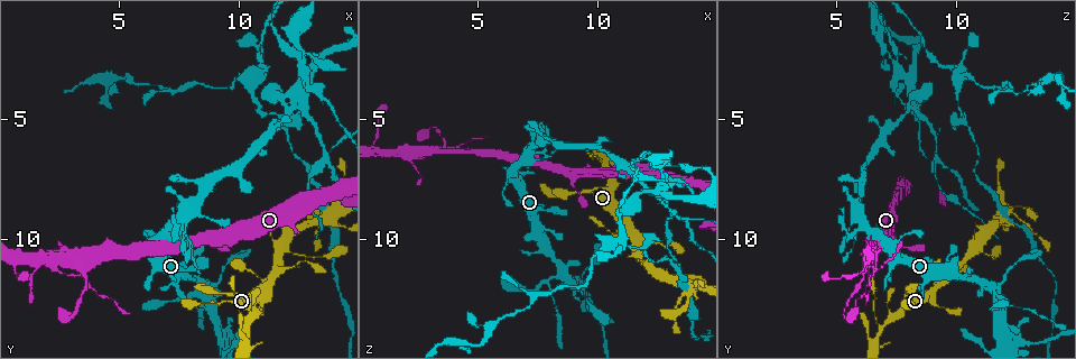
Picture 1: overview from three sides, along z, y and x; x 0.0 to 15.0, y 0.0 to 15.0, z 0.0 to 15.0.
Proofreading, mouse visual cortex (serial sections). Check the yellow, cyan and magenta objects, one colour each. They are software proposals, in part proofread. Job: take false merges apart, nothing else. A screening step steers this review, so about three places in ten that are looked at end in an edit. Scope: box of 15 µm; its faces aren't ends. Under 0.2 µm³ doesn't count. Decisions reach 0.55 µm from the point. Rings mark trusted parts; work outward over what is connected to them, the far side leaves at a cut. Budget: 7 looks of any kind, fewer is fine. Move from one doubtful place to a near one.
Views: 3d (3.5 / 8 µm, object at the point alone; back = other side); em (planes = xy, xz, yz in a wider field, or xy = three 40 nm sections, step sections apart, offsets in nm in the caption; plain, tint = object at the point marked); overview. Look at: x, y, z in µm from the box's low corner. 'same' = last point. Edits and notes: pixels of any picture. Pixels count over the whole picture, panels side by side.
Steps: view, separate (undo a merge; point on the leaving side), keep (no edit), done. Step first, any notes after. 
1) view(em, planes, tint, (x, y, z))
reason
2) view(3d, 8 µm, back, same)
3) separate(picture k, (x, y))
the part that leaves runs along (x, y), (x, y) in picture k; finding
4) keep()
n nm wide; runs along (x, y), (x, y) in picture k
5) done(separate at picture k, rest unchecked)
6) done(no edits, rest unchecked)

view(3d, 3.5 µm, (8.7, 12.0, 11.6))
thin arm on a thick one

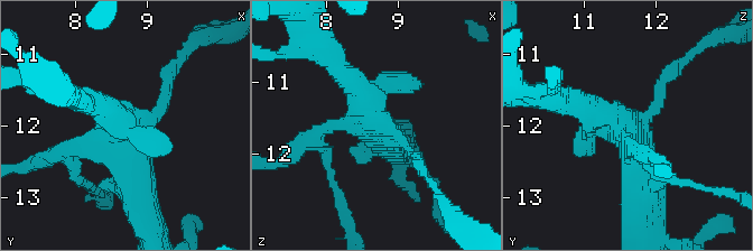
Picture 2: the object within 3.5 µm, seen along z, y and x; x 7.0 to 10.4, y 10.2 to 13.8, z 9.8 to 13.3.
view(em, xy, step 1, tint, (8.60, 12.10, 11.55))
need the tissue

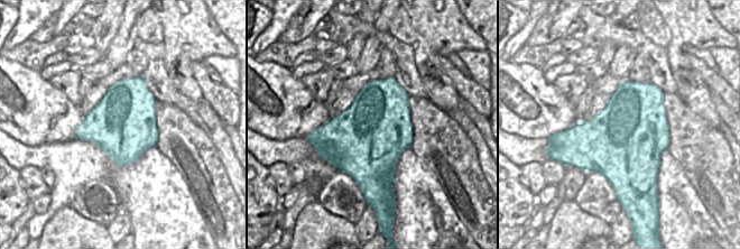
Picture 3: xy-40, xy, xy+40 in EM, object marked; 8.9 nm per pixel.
keep()
runs along (572, 99), (629, 137), (645, 200) in picture 2; all the same cell

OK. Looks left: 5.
view(3d, 3.5 µm, (9.2, 14.2, 12.1))
four or more arms meet

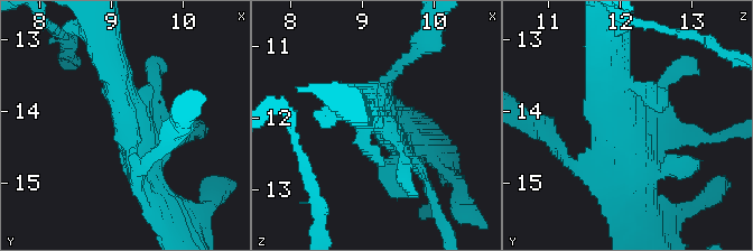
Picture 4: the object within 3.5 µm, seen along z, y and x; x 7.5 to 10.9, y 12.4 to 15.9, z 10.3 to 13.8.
view(em, xy, step 5, tint, (9.30, 14.30, 12.15))

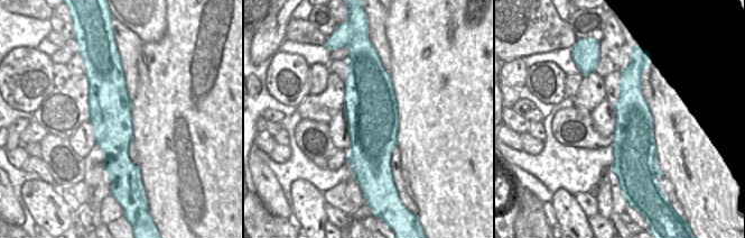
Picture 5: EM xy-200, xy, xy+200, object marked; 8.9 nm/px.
keep()
runs along (613, 65), (641, 145), (685, 141) in picture 4; one cell here

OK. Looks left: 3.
view(3d, 8 µm, (12.7, 3.0, 7.7))

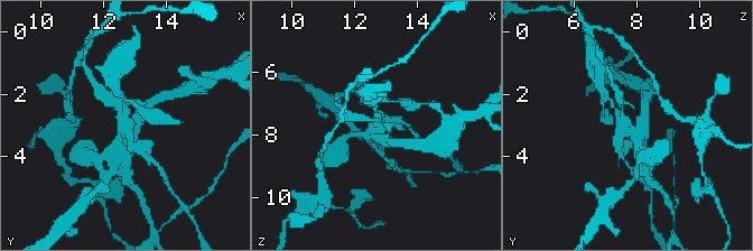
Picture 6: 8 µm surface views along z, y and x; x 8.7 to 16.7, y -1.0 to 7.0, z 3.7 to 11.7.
view(em, xy, step 5, tint, (12.7, 3.1, 7.7))

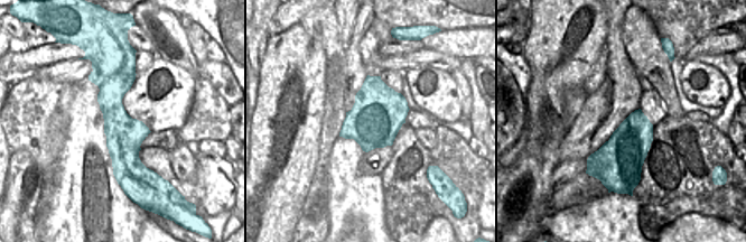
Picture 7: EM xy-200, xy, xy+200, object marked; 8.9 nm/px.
separate(picture 6, (141, 142))
480 nm wide; a second cell is stuck on

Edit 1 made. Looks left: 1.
done(separate at picture 6, rest unchecked)

